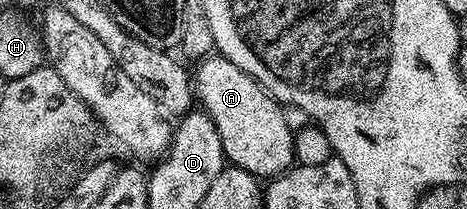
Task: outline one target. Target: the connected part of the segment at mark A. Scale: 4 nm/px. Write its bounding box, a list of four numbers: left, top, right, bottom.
[192,56,294,180]

